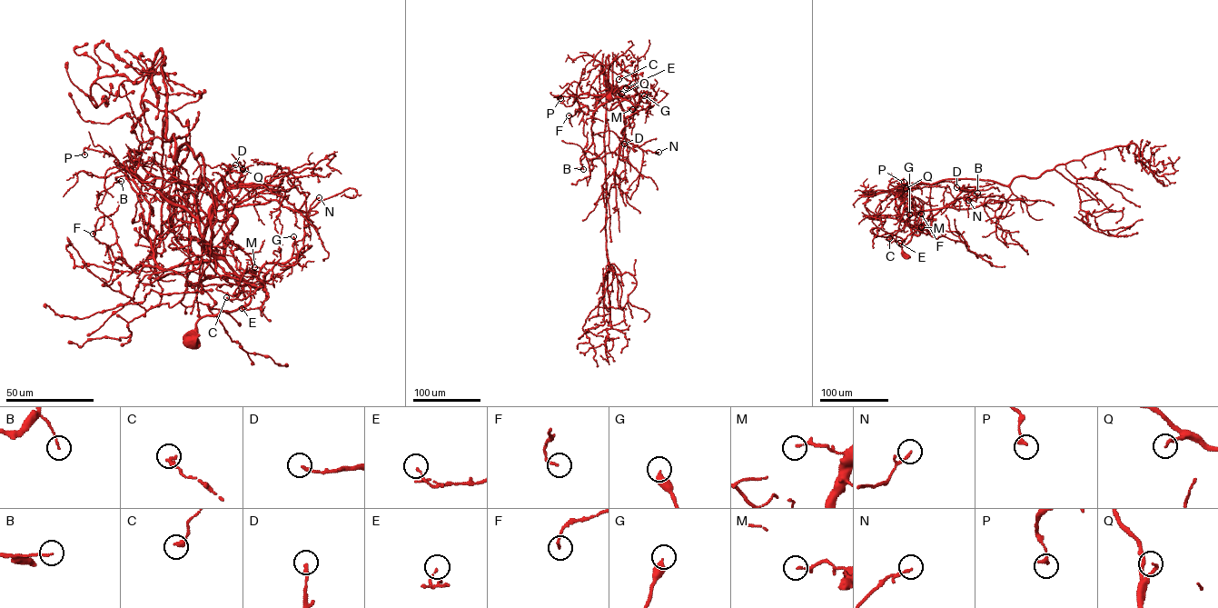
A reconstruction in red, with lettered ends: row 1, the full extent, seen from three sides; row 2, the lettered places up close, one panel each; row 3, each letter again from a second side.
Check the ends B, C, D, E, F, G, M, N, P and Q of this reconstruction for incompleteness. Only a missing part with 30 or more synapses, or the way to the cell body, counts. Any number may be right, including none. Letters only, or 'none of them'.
none of them

